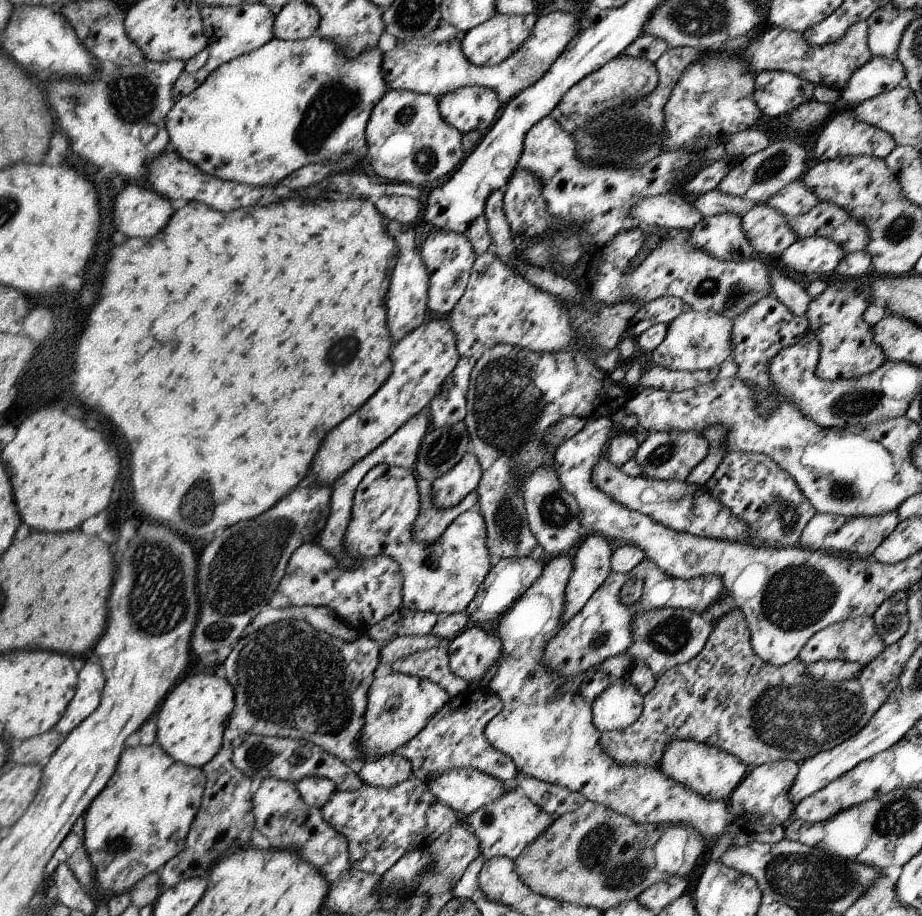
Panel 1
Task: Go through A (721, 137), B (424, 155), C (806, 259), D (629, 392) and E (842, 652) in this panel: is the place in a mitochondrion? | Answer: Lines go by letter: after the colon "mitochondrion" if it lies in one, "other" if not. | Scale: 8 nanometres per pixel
A: other
B: mitochondrion
C: other
D: other
E: other

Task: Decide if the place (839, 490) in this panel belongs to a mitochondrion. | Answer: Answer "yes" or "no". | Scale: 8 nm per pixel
yes

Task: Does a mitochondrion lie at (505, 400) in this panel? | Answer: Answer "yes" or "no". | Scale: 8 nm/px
yes

